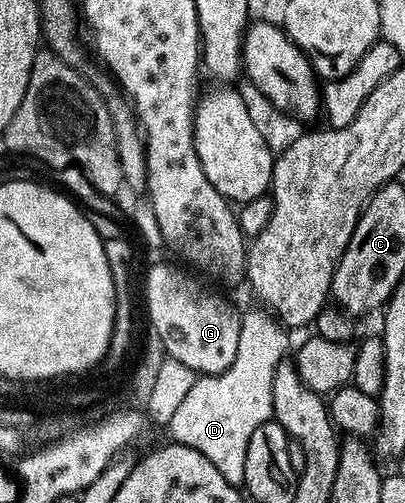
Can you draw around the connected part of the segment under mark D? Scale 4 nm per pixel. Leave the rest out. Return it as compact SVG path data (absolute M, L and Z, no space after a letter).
M265 309L245 311L241 315L242 327L240 328L239 348L236 351L236 360L227 371L216 375L203 374L198 376L192 388L188 391L173 413L168 425L168 431L175 443L179 446L196 448L200 456L212 460L220 471L220 476L228 480L228 484L241 487L244 483L244 456L248 456L248 440L252 440L252 432L260 428L260 424L271 421L274 405L272 404L272 380L274 370L279 362L287 357L286 349L290 346L287 327L275 320Z

